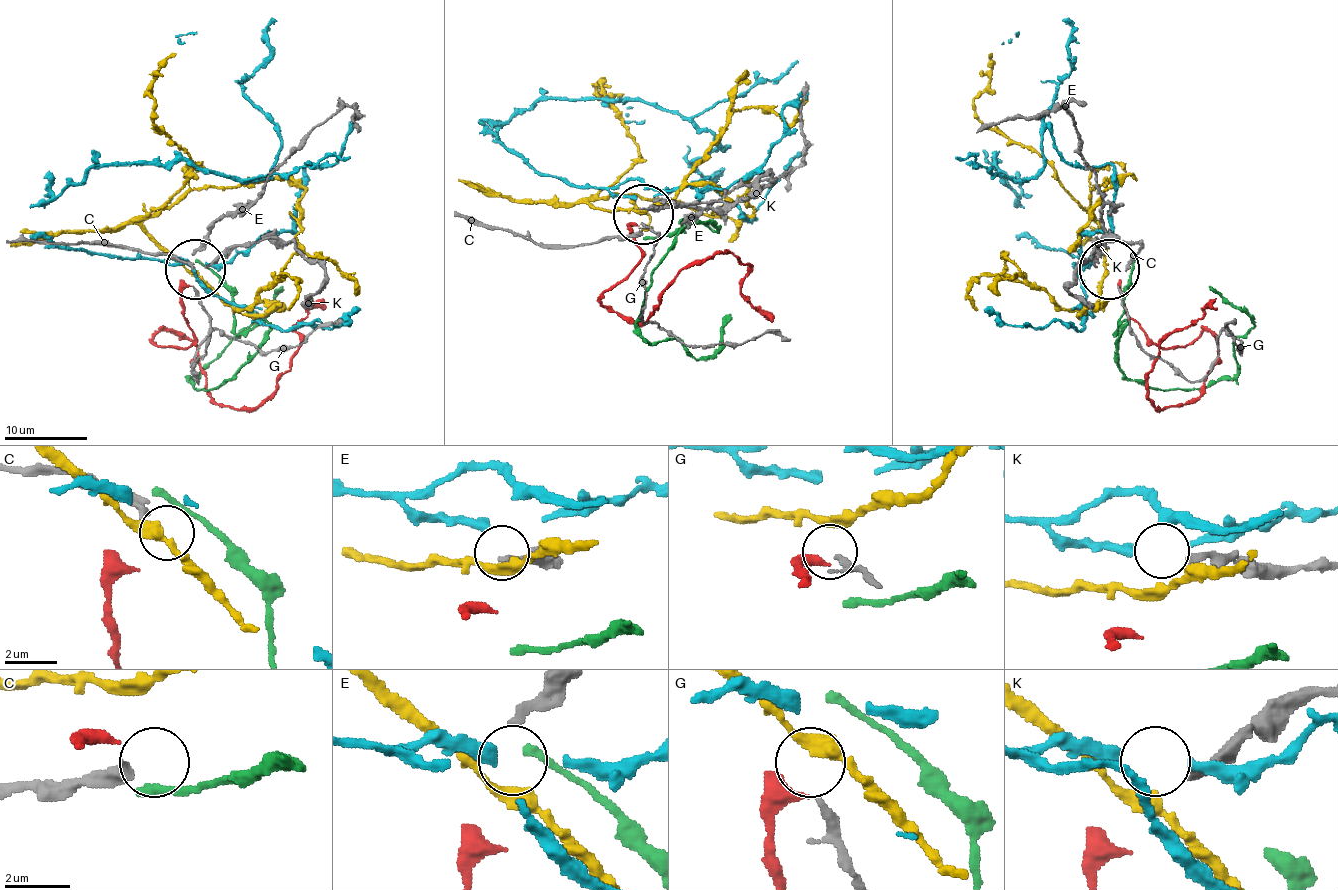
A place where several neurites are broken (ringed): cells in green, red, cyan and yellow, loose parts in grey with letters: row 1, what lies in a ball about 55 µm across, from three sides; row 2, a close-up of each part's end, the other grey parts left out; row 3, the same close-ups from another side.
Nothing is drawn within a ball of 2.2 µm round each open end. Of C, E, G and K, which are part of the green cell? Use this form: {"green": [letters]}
{"green": []}

